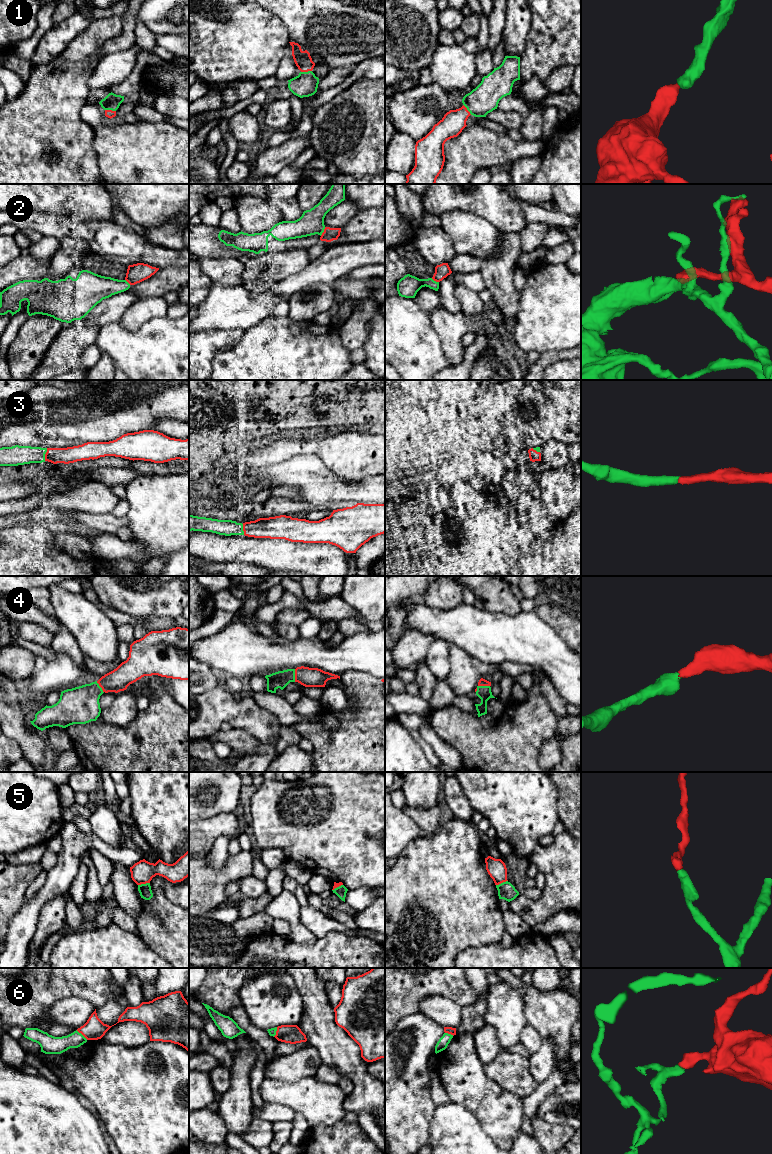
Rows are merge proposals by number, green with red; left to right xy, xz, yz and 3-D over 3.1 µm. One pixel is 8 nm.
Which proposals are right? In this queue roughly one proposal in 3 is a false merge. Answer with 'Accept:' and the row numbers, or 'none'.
Accept: 1, 2, 3, 4

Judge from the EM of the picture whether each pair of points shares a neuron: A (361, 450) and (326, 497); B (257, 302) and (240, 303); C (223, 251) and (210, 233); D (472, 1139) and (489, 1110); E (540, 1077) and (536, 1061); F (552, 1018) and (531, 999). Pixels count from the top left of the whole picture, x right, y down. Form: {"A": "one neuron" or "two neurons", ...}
{"A": "two neurons", "B": "one neuron", "C": "one neuron", "D": "two neurons", "E": "one neuron", "F": "one neuron"}

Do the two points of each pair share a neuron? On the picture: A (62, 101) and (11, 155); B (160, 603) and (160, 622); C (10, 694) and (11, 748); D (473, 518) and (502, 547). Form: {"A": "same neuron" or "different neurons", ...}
{"A": "same neuron", "B": "different neurons", "C": "different neurons", "D": "same neuron"}

